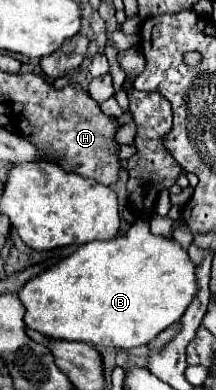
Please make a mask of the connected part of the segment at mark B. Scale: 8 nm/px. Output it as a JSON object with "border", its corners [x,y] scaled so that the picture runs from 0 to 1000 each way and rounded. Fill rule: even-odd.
{"border":[[[634,562],[606,587],[514,618],[412,618],[375,628],[338,654],[255,674],[236,690],[134,715],[88,746],[88,767],[116,782],[125,838],[310,874],[384,874],[440,890],[606,895],[681,885],[745,849],[838,818],[875,777],[921,751],[903,679],[866,644],[792,608],[736,608],[690,592],[681,562]]]}

